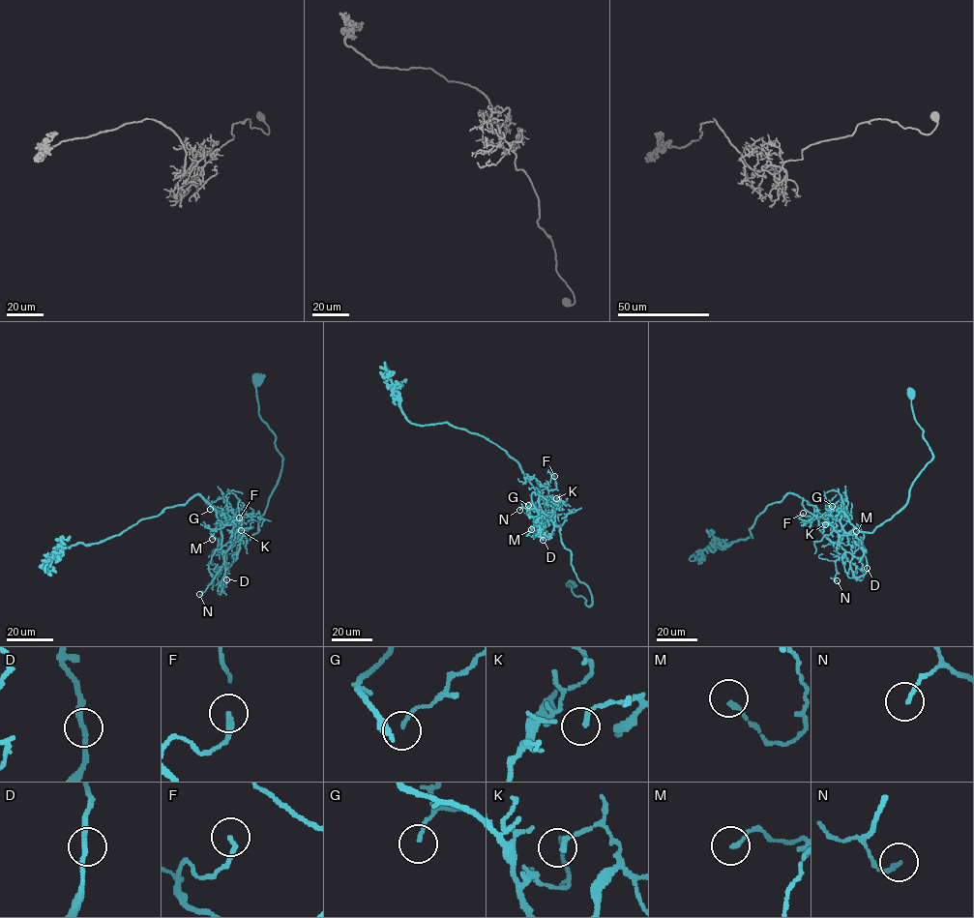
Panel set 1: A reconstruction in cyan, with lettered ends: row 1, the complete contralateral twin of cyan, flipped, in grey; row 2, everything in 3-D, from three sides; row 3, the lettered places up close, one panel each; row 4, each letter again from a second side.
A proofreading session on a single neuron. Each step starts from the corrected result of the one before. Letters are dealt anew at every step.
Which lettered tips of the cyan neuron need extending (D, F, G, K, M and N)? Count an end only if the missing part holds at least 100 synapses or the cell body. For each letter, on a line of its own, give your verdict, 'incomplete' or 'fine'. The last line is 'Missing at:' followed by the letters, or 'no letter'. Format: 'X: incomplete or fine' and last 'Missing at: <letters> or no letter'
D: fine
F: fine
G: fine
K: fine
M: fine
N: fine
Missing at: no letter

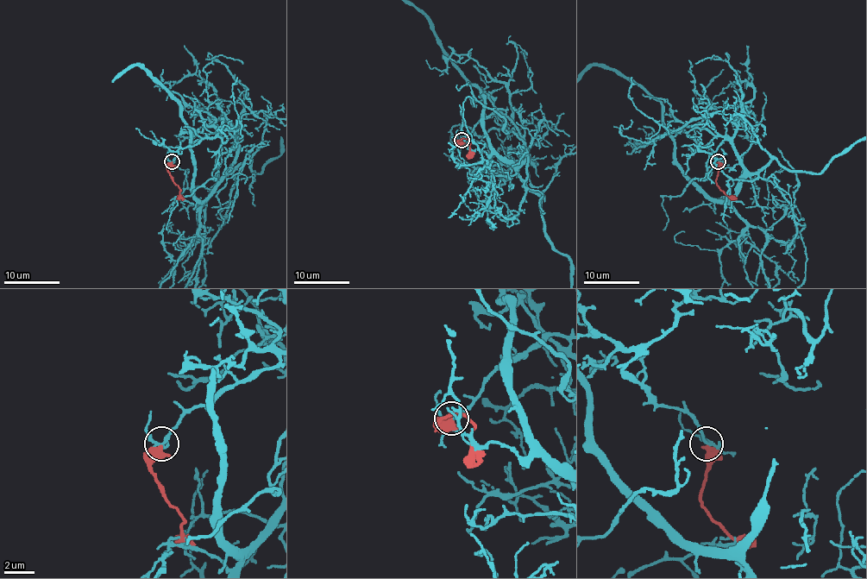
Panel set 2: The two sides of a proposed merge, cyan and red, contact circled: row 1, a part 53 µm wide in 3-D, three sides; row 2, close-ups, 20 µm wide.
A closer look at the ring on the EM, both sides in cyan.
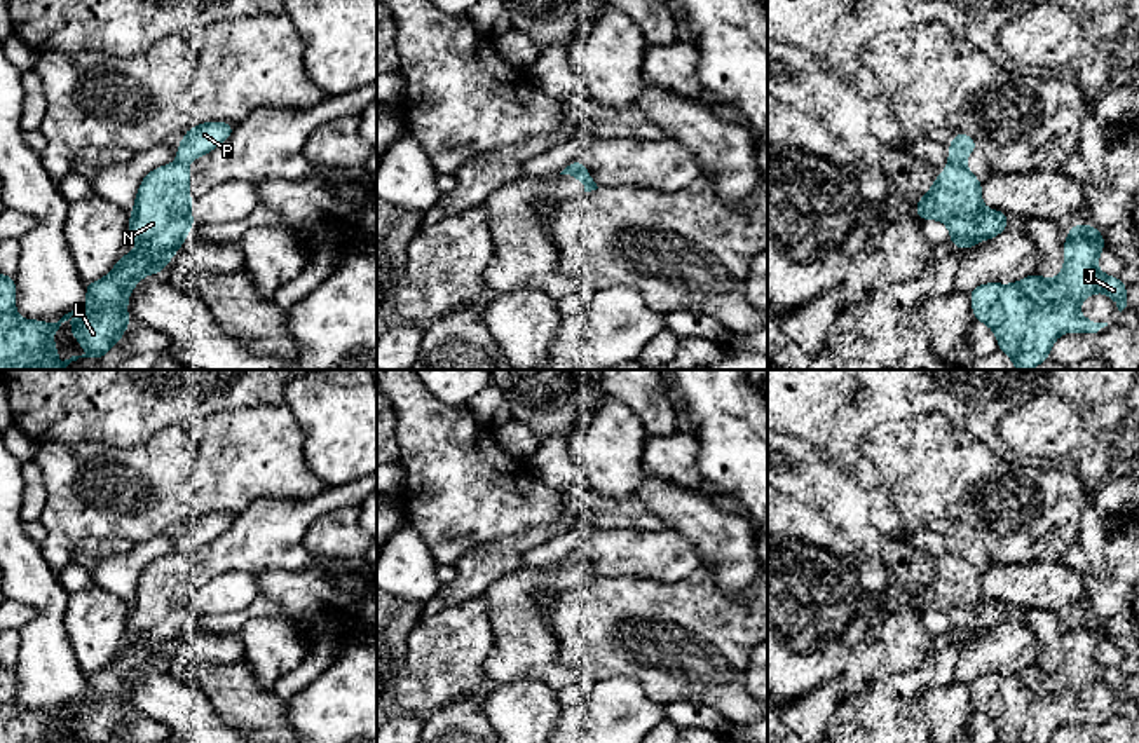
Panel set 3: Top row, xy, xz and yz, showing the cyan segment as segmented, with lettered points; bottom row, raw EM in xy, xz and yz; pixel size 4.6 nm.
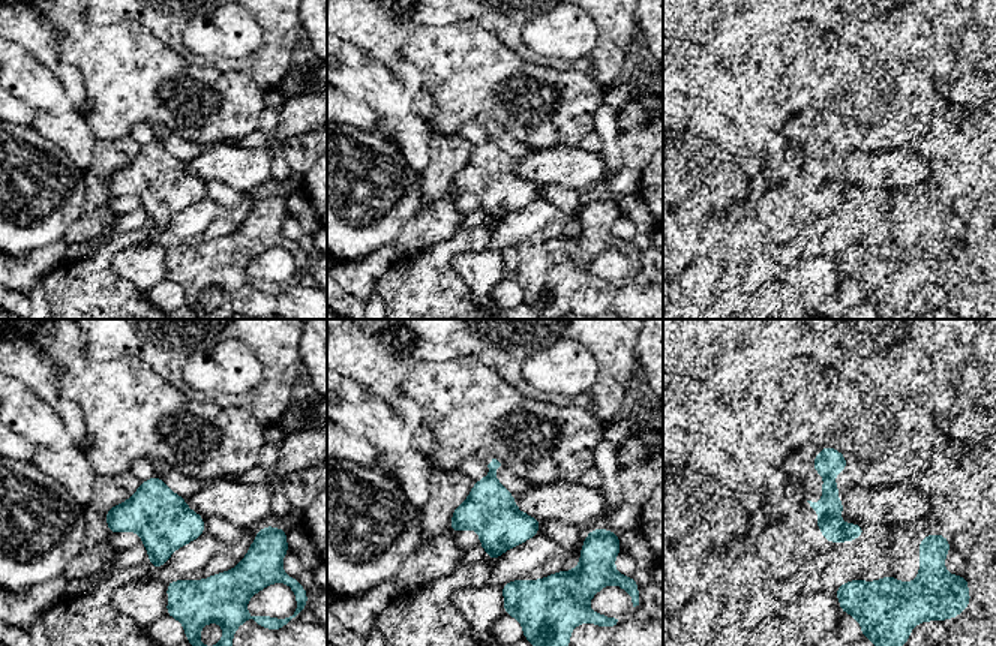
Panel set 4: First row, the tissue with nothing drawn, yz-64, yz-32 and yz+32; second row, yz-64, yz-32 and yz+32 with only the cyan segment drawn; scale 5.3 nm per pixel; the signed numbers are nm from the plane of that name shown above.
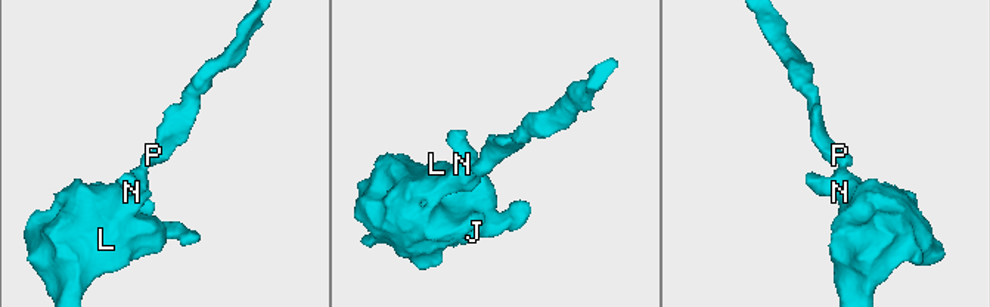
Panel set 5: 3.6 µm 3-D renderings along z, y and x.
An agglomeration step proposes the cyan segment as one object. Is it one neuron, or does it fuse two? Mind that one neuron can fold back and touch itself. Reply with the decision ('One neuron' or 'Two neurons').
Two neurons

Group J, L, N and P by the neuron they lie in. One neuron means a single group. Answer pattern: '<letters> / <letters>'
J L N / P

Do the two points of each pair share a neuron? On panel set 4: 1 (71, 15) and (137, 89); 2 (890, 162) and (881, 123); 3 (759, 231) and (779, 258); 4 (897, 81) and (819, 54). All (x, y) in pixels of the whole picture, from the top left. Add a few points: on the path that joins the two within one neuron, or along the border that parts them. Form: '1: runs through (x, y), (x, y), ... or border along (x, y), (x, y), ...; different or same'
1: runs through (81, 33), (119, 71); same
2: border along (854, 147), (863, 150), (917, 152); different
3: border along (800, 227), (792, 237), (774, 240), (738, 263); different
4: runs through (878, 83), (848, 83), (839, 74); same

